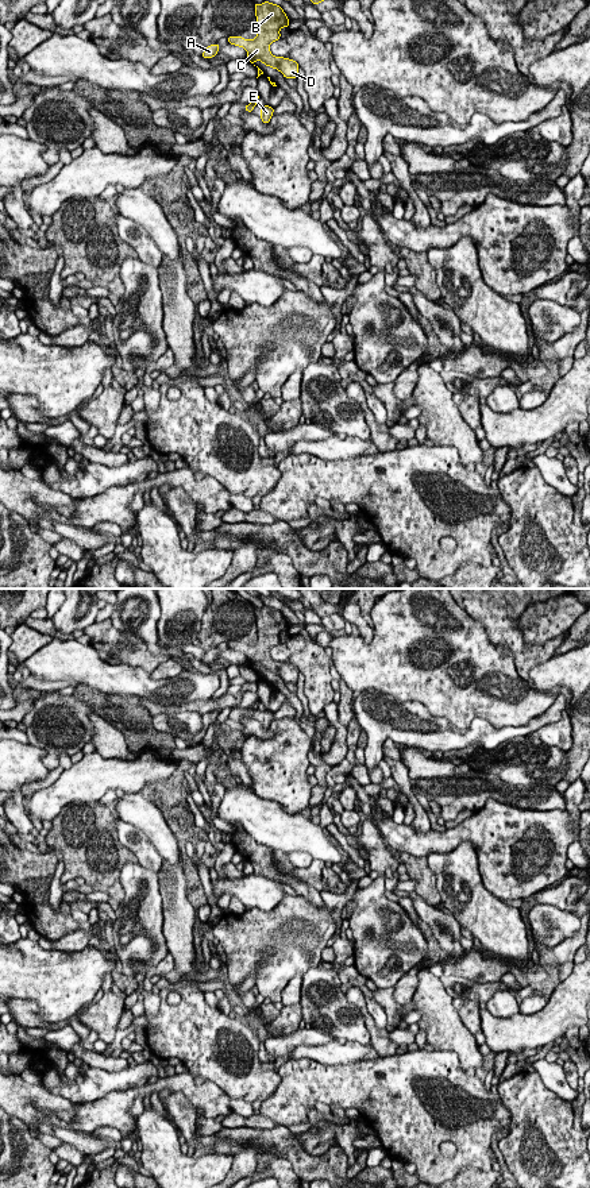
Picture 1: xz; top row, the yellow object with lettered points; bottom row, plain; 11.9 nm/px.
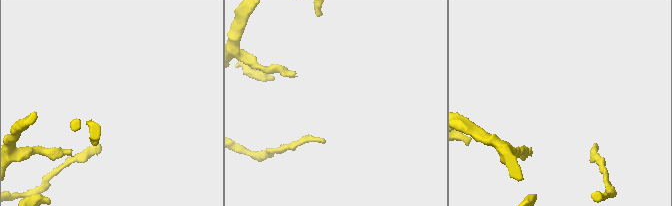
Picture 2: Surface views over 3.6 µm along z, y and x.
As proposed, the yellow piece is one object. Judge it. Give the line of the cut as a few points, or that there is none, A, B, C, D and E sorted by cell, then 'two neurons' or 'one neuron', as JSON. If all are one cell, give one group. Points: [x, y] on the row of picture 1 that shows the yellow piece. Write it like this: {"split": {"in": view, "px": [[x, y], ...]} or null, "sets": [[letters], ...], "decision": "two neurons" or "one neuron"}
{"split": {"in": "xz", "px": [[249, 104], [253, 105]]}, "sets": [["A", "B", "C", "D"], ["E"]], "decision": "two neurons"}

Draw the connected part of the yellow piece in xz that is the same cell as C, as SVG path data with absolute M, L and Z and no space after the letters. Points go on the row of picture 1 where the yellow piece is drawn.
M254 3L257 16L257 36L244 39L243 36L228 36L228 43L243 47L247 51L248 62L254 65L261 61L266 66L277 69L285 78L296 80L298 76L298 63L293 59L275 57L270 51L270 45L281 38L279 30L289 27L290 20L284 9L273 3Z

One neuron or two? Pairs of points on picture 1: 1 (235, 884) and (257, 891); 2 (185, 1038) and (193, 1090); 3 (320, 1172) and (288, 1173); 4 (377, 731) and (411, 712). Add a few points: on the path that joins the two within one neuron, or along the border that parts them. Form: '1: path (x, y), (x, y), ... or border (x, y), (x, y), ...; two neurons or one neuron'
1: path (240, 888), (251, 890); one neuron
2: border (189, 1072), (197, 1084), (213, 1082), (219, 1087); two neurons
3: border (269, 1154), (284, 1157), (296, 1173); two neurons
4: path (385, 722), (390, 717), (403, 717); one neuron

